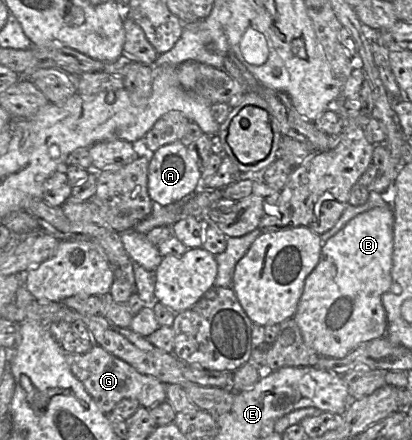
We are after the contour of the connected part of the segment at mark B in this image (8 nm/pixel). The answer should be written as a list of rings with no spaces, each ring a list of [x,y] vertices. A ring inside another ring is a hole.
[[[391,206],[375,207],[352,218],[321,247],[320,259],[307,276],[293,316],[305,344],[320,357],[344,358],[360,345],[386,337],[387,318],[382,295],[392,286],[394,212]]]

